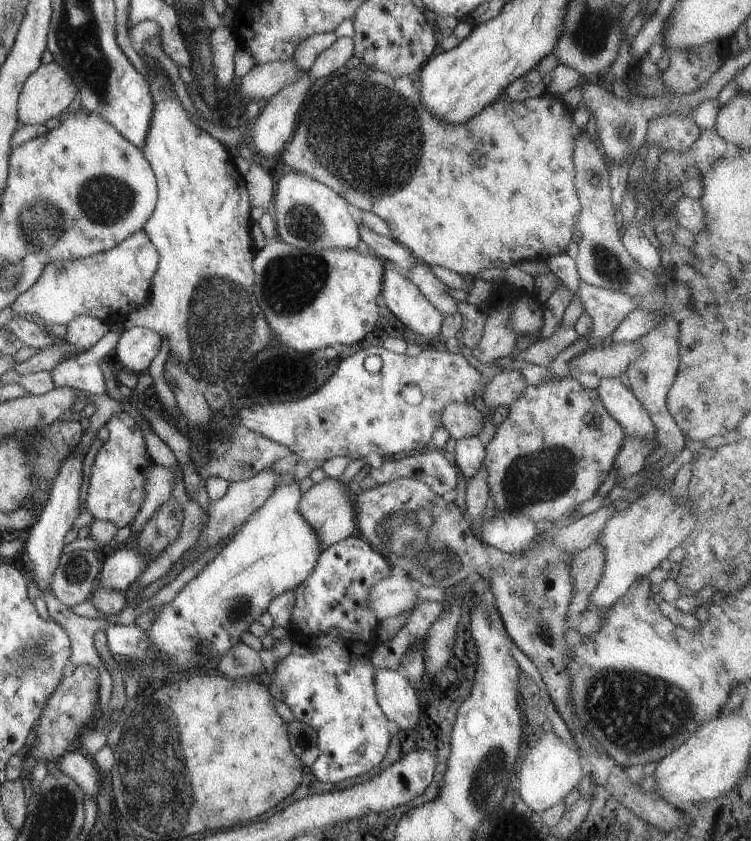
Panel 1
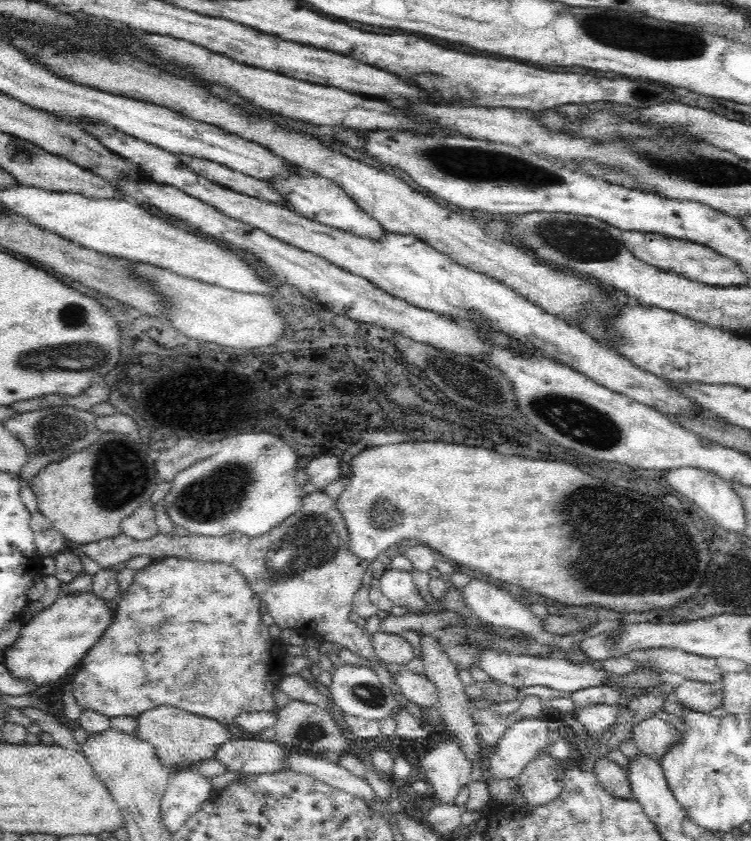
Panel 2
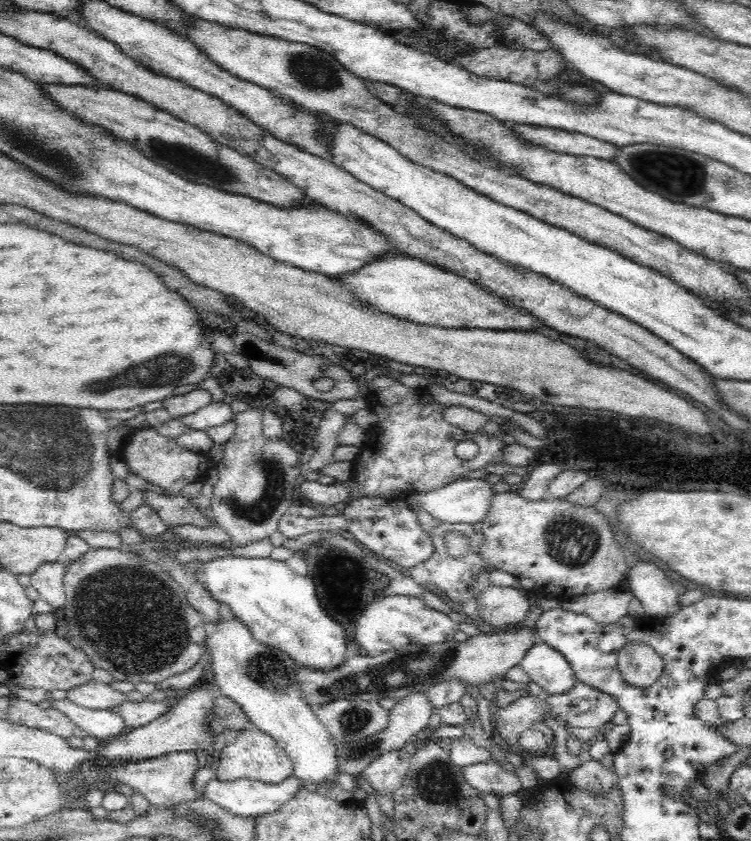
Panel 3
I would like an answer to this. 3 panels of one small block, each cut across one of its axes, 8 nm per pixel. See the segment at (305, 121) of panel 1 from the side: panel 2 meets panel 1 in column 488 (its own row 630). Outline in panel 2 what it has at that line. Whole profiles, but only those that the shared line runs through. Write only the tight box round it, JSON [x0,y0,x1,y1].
[70,557,283,726]

